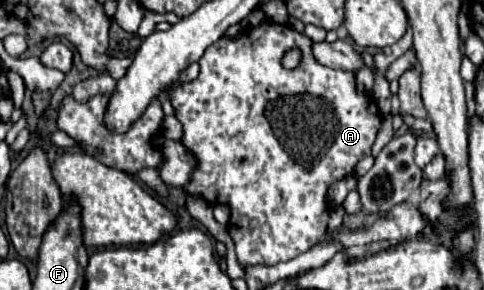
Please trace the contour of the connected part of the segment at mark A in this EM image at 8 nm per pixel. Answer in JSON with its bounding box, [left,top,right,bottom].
[170,20,380,266]

